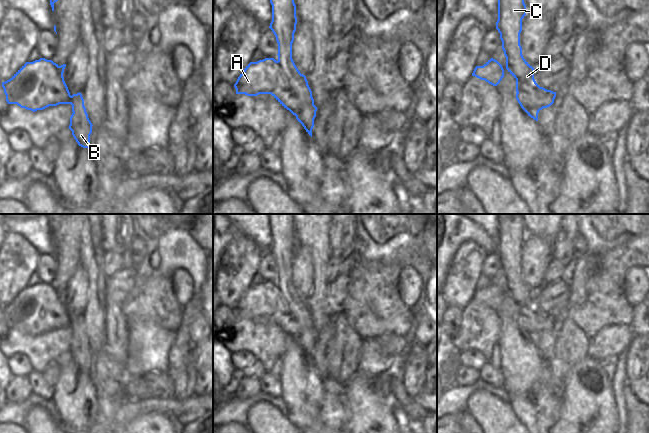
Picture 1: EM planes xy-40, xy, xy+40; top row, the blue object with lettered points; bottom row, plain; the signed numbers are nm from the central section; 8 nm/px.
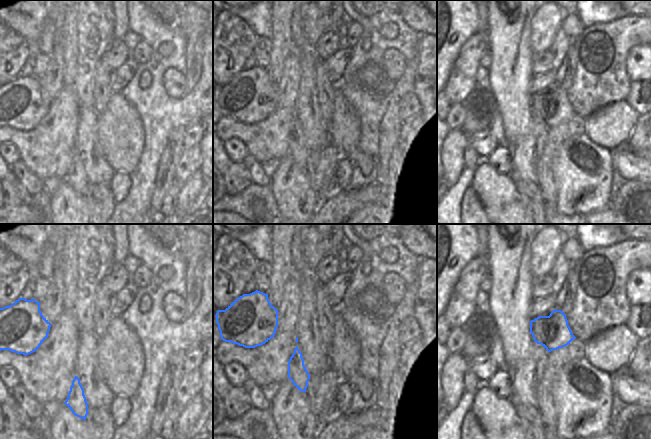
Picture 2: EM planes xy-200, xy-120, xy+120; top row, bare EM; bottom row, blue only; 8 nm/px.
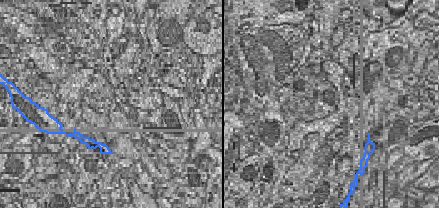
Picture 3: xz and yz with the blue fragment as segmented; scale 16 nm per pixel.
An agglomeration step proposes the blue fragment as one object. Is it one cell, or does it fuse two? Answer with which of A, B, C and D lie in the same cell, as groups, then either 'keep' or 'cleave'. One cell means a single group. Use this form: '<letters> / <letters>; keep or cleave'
A / B C D; cleave

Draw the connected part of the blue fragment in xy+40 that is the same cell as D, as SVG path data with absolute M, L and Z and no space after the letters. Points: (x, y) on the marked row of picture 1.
M498 0L496 29L500 33L506 57L506 69L516 79L516 92L522 99L521 108L536 110L543 102L540 86L534 79L534 68L524 59L520 45L522 19L526 15L524 0Z

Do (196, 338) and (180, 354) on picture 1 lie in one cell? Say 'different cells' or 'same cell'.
different cells

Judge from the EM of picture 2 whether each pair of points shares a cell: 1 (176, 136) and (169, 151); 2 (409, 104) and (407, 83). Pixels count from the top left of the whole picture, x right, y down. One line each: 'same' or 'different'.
1: same
2: different

